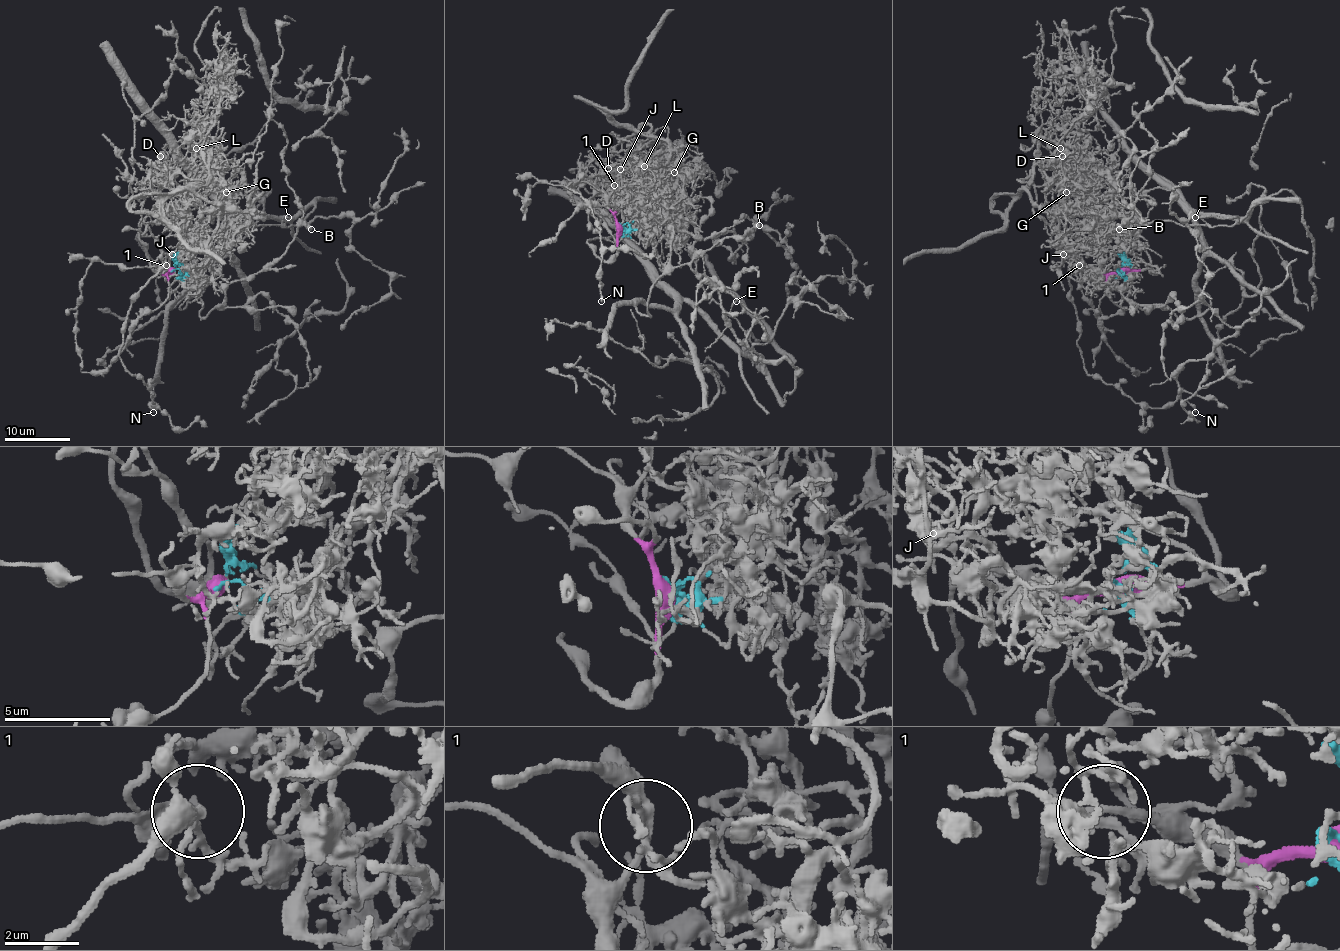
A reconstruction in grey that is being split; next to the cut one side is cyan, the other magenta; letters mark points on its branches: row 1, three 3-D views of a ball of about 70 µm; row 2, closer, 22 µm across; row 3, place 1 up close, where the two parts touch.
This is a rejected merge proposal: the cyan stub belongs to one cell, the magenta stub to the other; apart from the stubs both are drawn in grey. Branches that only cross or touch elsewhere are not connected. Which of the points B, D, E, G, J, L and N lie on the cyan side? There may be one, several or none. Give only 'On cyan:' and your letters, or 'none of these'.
On cyan: D, G, J, L

